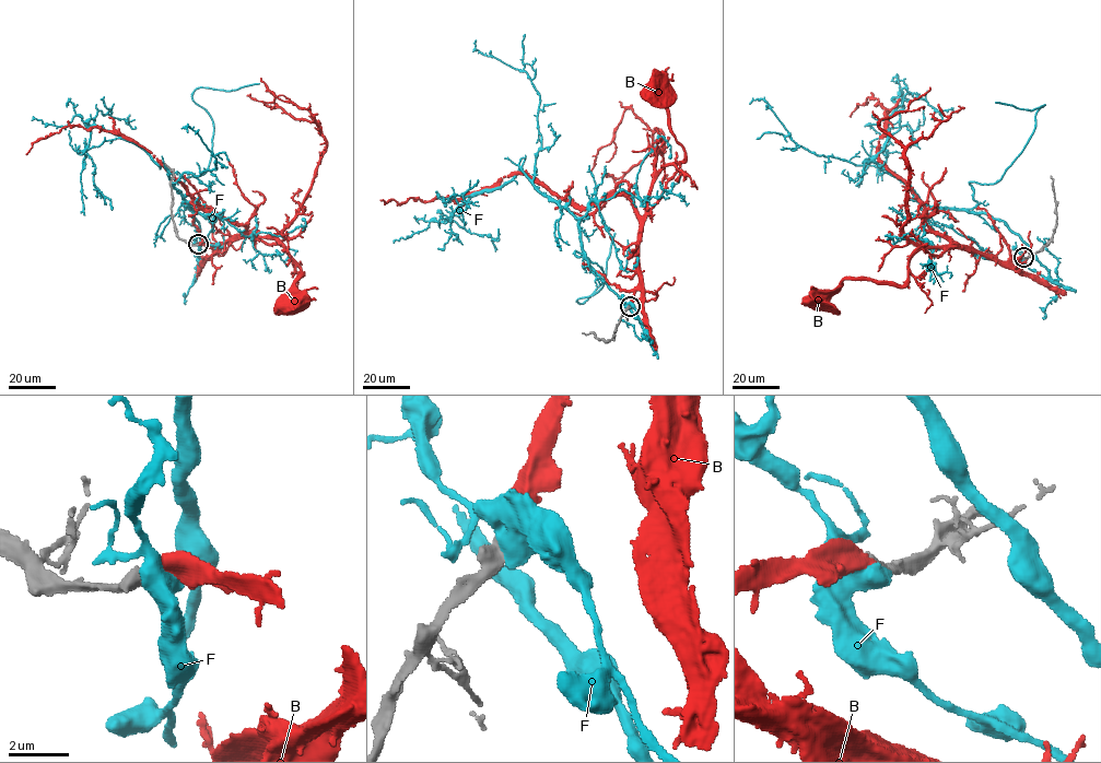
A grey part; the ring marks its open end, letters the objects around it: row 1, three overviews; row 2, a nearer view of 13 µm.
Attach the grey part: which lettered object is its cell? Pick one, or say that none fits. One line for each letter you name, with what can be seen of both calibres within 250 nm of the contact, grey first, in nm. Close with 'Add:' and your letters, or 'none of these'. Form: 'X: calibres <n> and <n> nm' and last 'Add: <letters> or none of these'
B: calibres 500 and 480 nm
Add: B

